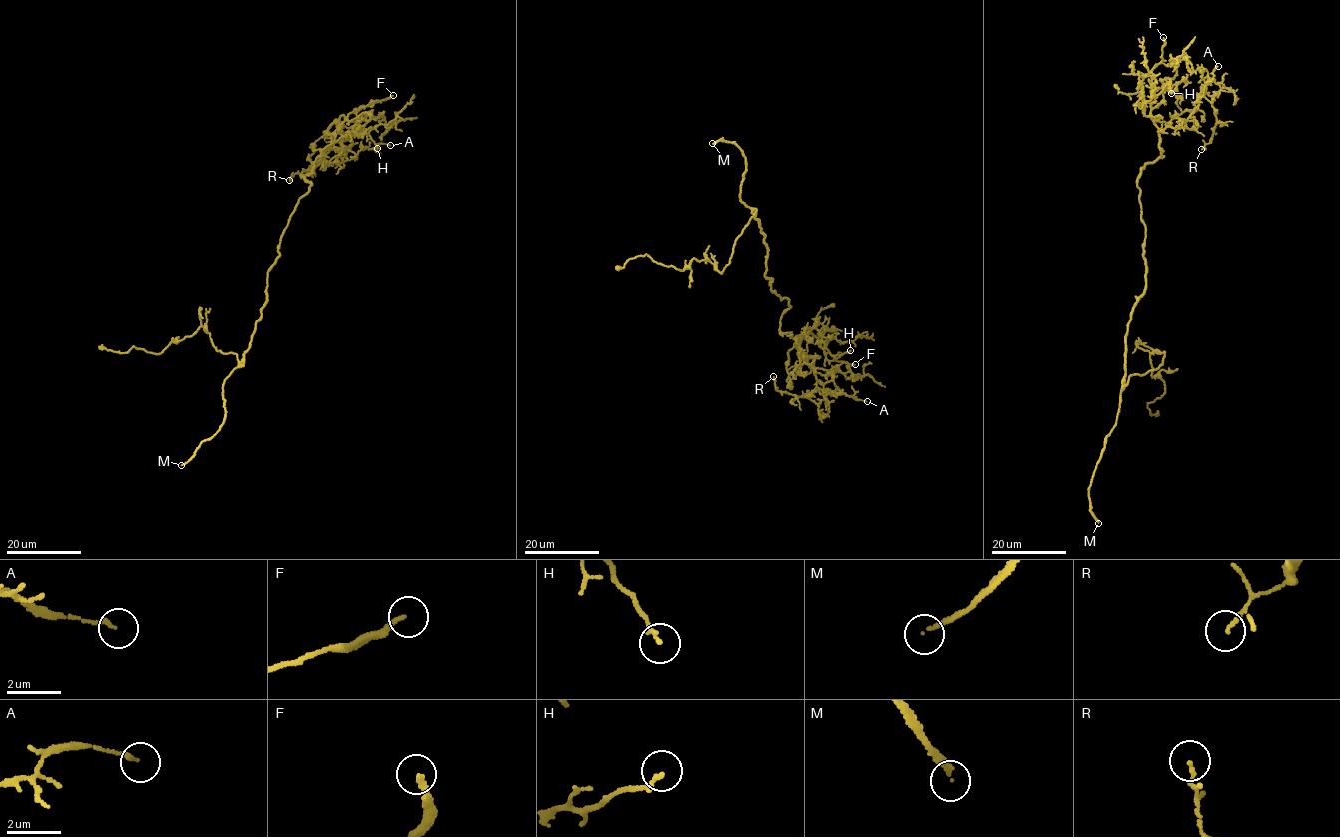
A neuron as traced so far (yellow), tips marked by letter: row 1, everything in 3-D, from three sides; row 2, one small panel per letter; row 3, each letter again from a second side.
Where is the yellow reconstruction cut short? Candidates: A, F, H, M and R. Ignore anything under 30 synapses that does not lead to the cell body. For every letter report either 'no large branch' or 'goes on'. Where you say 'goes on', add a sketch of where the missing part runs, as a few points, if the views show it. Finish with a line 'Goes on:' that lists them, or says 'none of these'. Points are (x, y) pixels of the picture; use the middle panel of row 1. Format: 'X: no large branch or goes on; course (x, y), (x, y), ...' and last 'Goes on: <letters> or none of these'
A: no large branch
F: goes on; course (855, 364), (865, 361), (867, 346), (859, 318), (876, 286)
H: no large branch
M: goes on; course (712, 143), (703, 148), (692, 147), (675, 134)
R: no large branch
Goes on: F, M

